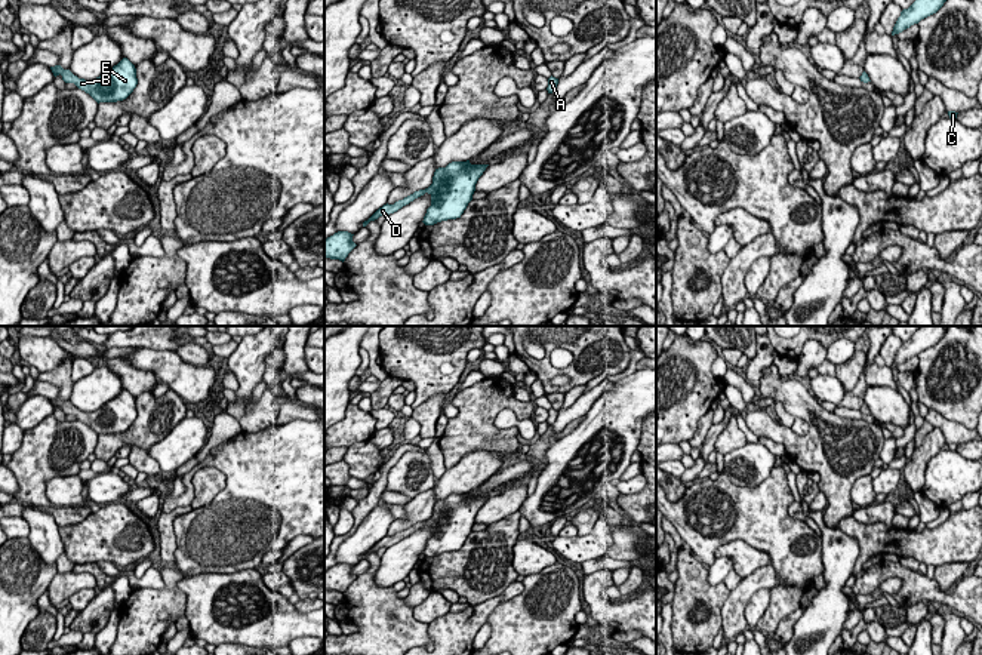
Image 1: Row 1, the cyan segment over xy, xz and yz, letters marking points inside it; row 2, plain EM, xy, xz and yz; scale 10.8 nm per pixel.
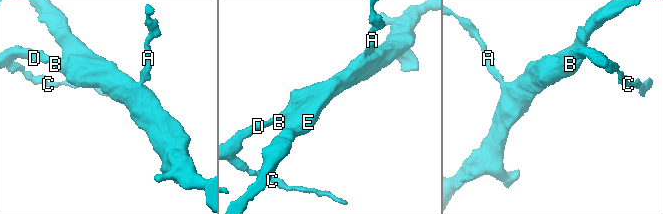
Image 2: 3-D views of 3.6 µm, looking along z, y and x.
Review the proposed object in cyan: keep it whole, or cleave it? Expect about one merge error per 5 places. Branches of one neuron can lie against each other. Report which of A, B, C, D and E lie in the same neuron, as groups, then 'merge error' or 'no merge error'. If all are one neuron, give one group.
groups A B C D E; no merge error

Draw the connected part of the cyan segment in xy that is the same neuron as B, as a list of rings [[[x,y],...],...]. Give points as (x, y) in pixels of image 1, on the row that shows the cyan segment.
[[[123,58],[117,65],[93,80],[79,79],[61,65],[50,67],[50,70],[55,77],[61,74],[65,83],[74,83],[98,104],[123,101],[138,84],[136,68],[127,58]]]

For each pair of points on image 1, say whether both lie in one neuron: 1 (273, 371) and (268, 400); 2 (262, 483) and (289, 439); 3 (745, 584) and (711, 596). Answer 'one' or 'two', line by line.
1: one
2: one
3: two

